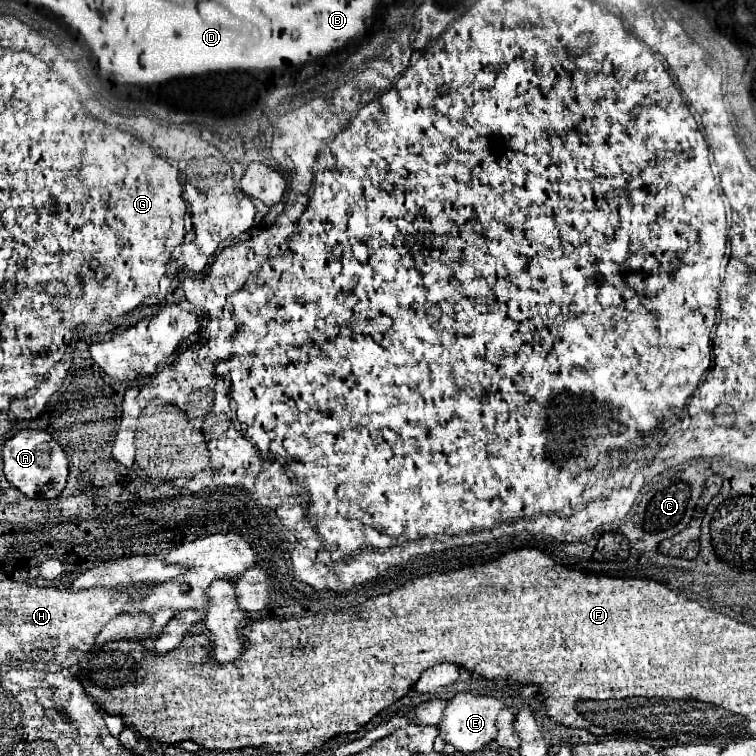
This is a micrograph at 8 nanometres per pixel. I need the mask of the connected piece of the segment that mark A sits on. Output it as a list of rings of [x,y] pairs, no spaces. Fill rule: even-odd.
[[[20,430],[10,440],[4,442],[4,476],[6,480],[18,488],[28,498],[56,498],[68,478],[68,460],[58,442],[52,440],[50,434],[38,430]]]

